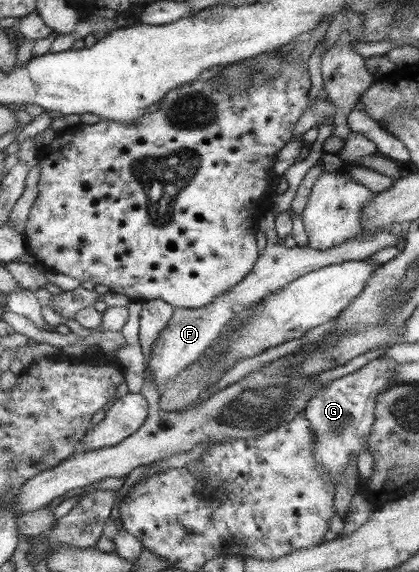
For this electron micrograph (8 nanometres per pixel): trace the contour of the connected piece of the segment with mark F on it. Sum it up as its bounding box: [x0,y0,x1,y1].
[148,211,401,387]

